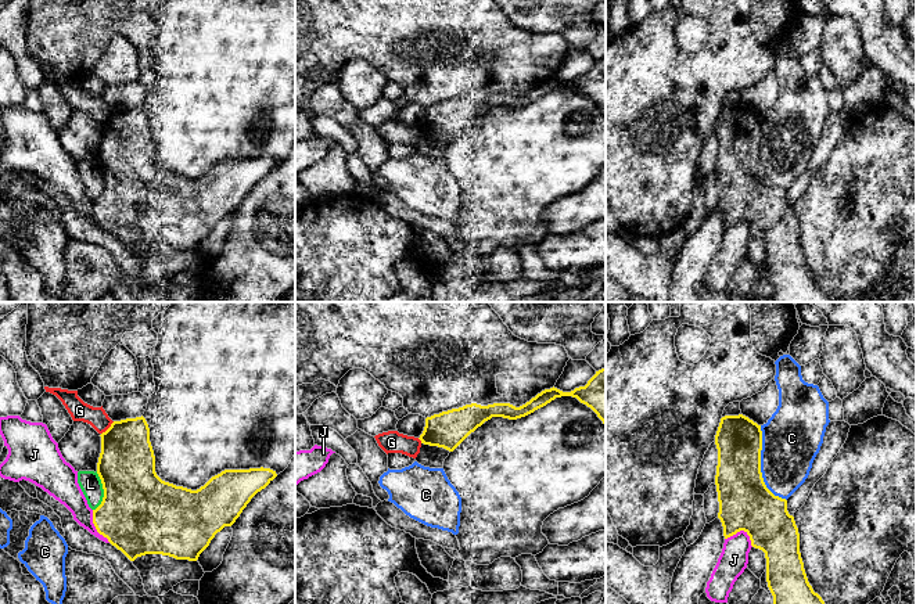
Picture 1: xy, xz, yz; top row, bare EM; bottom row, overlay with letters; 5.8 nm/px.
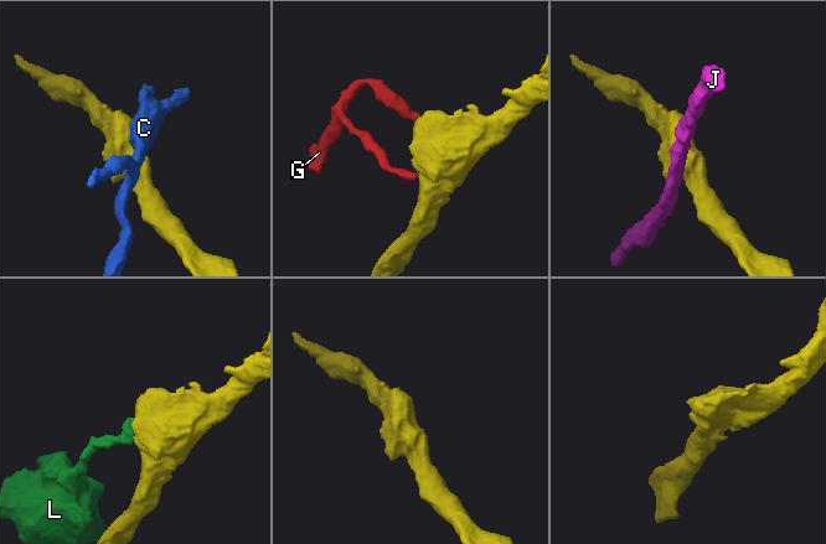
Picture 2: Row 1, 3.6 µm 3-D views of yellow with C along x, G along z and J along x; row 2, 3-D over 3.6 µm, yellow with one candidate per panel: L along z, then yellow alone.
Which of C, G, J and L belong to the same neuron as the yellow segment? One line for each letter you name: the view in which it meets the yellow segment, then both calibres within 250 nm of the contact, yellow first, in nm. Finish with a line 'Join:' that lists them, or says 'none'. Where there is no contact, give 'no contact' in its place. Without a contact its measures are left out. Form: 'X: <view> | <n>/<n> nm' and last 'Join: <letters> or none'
Join: none

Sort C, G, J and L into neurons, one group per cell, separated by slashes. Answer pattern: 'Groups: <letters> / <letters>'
Groups: C / G / J / L

